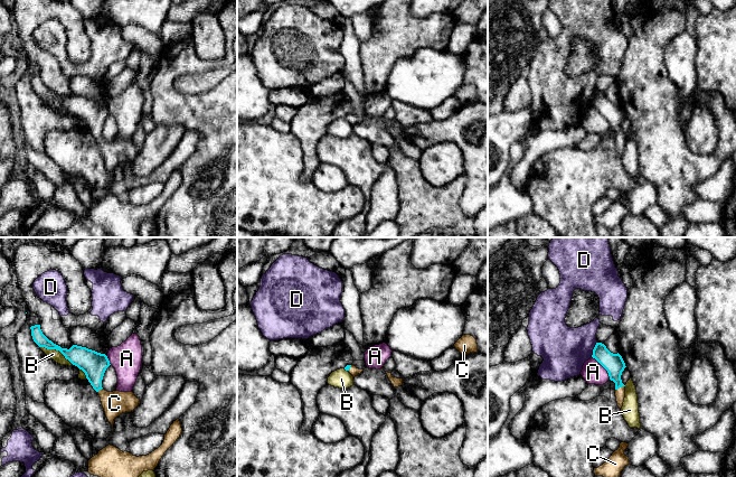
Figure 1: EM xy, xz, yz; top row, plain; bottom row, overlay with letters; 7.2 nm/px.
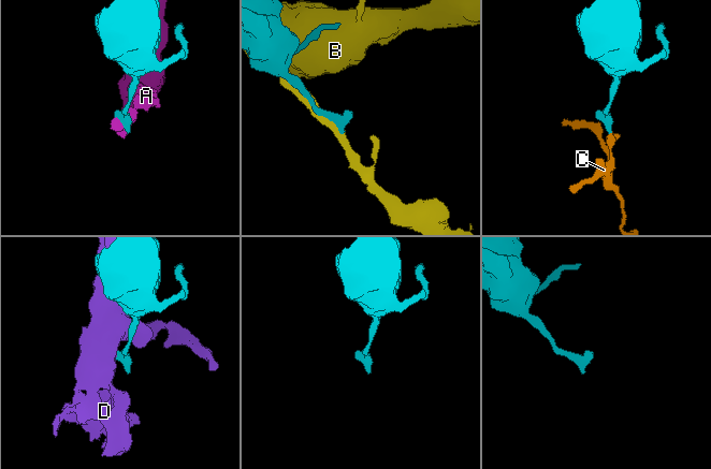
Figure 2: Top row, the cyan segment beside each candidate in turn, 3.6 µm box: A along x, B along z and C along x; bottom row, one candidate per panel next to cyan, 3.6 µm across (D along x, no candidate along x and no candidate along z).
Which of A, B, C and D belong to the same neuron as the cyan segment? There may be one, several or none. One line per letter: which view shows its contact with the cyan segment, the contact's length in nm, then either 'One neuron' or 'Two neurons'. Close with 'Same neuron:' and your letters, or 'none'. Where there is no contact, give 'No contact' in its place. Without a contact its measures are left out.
A: Touches cyan in yz. Shared border 220 nm. Two neurons
B: Touches cyan in xy. Shared border 260 nm. Two neurons
C: Touches cyan in yz. Shared border 80 nm. One neuron
D: Touches cyan in yz. Shared border 120 nm. Two neurons
Same neuron: C

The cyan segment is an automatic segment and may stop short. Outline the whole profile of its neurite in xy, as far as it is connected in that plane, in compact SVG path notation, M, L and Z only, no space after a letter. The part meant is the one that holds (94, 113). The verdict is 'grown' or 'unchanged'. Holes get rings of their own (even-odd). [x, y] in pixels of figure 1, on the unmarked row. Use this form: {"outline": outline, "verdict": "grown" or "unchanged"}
{"outline": "M40 74L31 75L30 78L32 88L39 96L59 100L66 109L85 122L86 128L101 147L105 165L112 174L112 180L116 166L131 161L139 155L140 149L133 141L107 141L102 137L104 122L111 114L105 103L77 94L73 94L69 99L62 97L43 83Z", "verdict": "grown"}

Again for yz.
{"outline": "M596 92L592 106L607 120L610 129L615 132L617 156L622 158L625 147L625 134L622 132L621 124L626 116L622 105L619 102L611 102L604 93Z", "verdict": "grown"}

